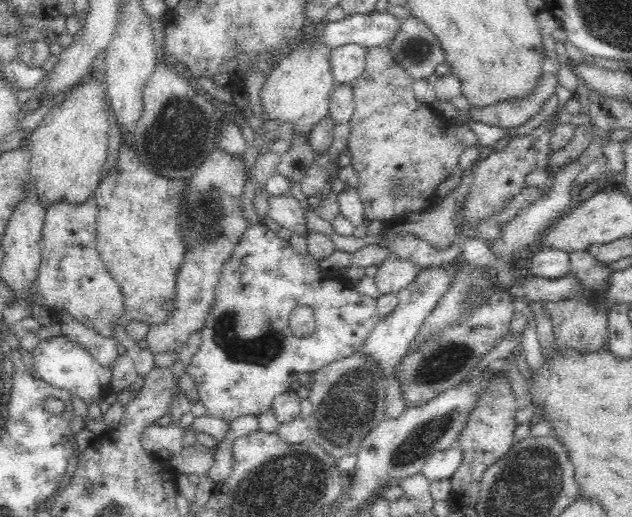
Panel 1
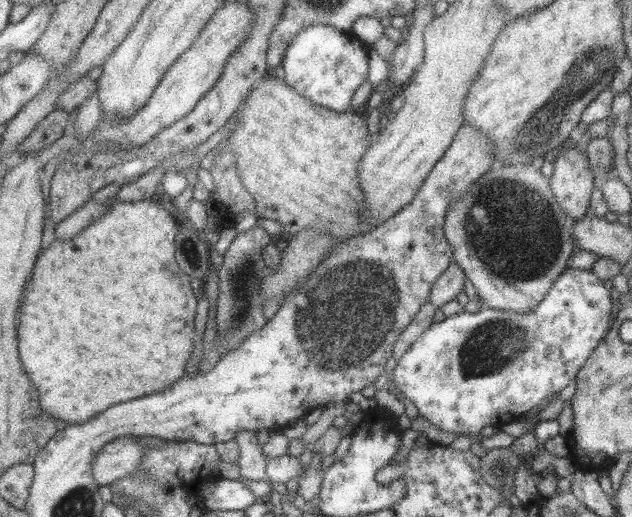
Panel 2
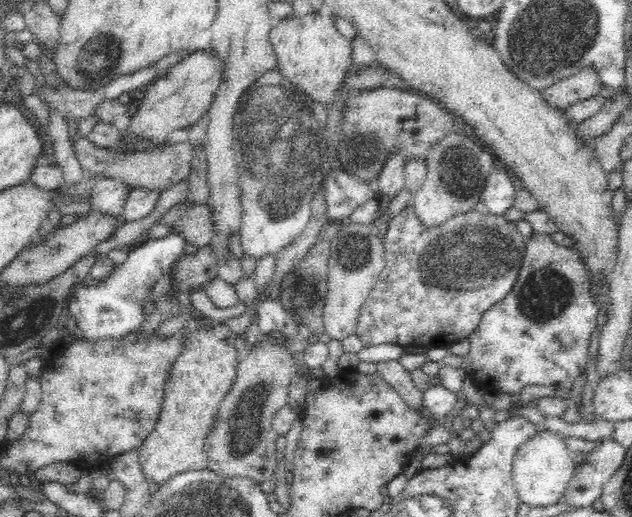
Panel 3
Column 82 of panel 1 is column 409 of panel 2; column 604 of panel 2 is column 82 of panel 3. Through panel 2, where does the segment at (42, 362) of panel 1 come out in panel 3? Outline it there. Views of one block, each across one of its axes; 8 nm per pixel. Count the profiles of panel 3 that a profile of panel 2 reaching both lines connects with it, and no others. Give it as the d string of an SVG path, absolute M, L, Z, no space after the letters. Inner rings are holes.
M174 231L163 238L145 238L141 246L129 251L123 263L114 264L112 274L104 277L100 284L76 288L66 311L71 322L76 323L76 328L78 326L77 334L97 342L116 339L140 330L141 323L145 320L142 305L149 292L153 290L158 276L168 273L174 262L183 255L182 250L186 245L186 239Z

